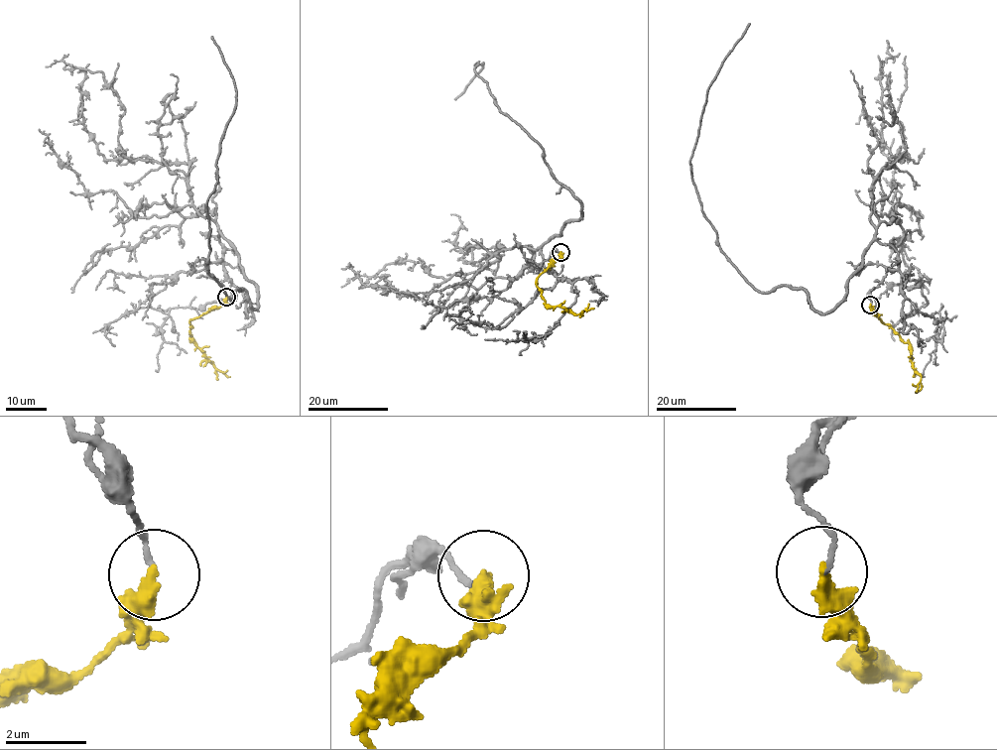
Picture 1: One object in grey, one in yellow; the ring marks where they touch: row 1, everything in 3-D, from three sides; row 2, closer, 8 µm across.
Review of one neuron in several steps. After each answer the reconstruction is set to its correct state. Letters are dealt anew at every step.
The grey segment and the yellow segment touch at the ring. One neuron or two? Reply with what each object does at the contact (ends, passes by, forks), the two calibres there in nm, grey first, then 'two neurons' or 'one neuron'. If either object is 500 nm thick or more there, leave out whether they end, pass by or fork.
grey ends | yellow ends | 100/320 nm | two neurons

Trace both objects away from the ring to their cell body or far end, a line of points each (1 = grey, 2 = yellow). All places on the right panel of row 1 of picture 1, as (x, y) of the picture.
1: (870, 305), (890, 245), (819, 313), (802, 289), (760, 292), (701, 210), (703, 106), (750, 24)
2: (870, 305), (875, 313), (908, 343), (912, 367), (920, 378), (917, 391)

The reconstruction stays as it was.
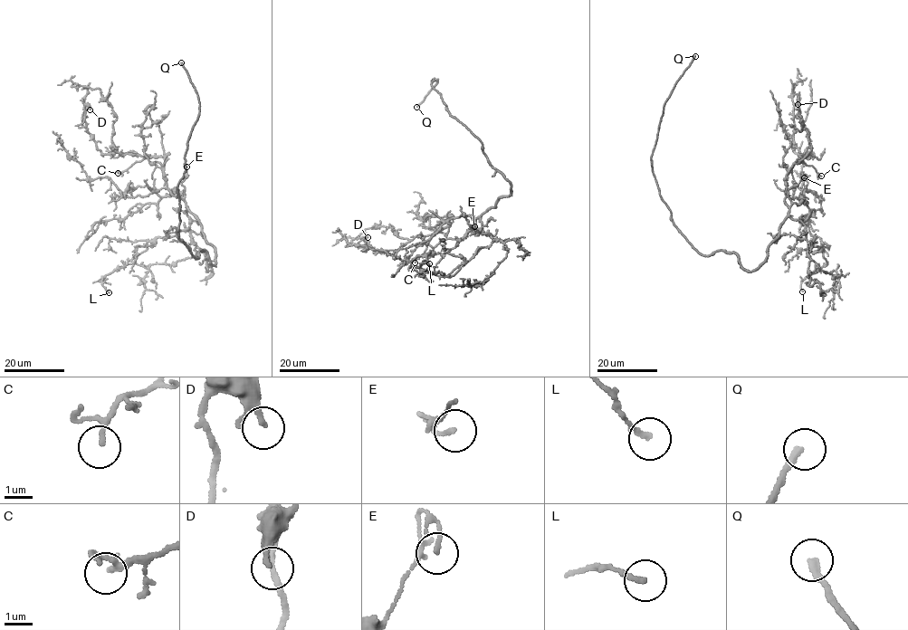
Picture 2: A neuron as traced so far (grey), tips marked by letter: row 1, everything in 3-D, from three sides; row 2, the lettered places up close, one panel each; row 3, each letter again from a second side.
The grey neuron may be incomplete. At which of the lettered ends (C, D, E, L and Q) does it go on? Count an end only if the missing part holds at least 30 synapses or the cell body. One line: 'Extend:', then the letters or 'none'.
Extend: C, Q

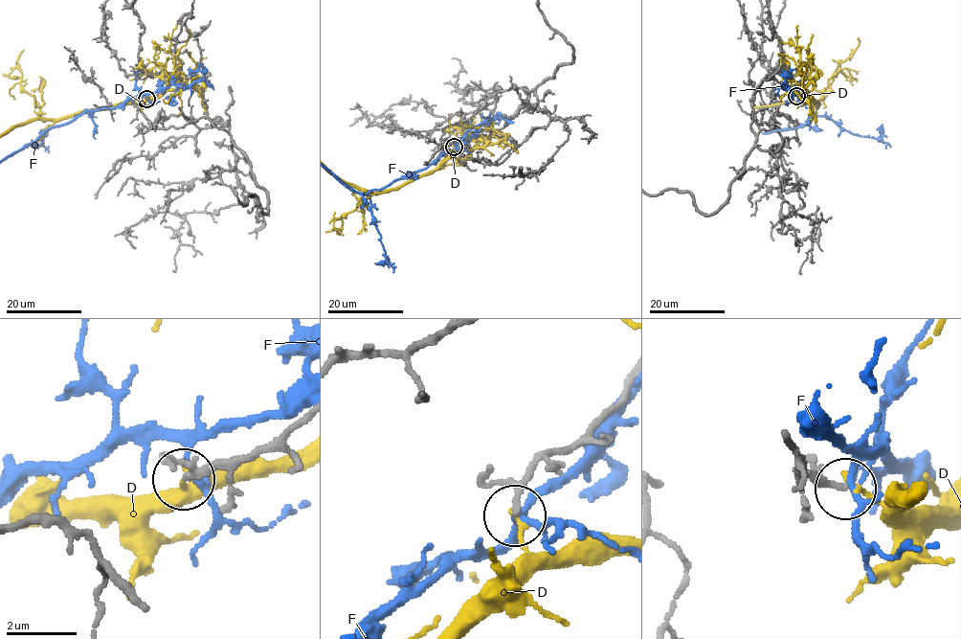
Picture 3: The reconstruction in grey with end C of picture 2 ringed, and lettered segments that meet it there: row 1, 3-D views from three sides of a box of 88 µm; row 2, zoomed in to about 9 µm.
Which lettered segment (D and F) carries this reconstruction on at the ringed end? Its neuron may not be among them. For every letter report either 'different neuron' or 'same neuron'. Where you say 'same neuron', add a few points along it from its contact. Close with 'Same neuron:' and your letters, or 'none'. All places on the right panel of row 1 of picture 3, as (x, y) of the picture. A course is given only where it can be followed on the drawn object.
D: different neuron
F: different neuron
Same neuron: none

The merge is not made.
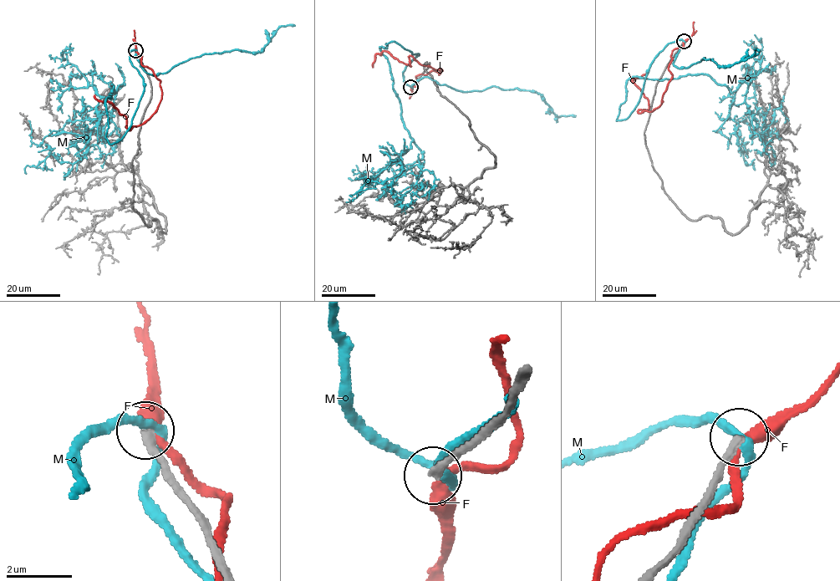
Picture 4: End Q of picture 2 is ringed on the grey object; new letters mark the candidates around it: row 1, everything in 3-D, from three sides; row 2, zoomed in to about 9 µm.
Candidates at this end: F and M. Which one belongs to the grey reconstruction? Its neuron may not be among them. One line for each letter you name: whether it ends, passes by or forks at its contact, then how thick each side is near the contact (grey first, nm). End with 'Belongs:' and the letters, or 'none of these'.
Belongs: none of these

